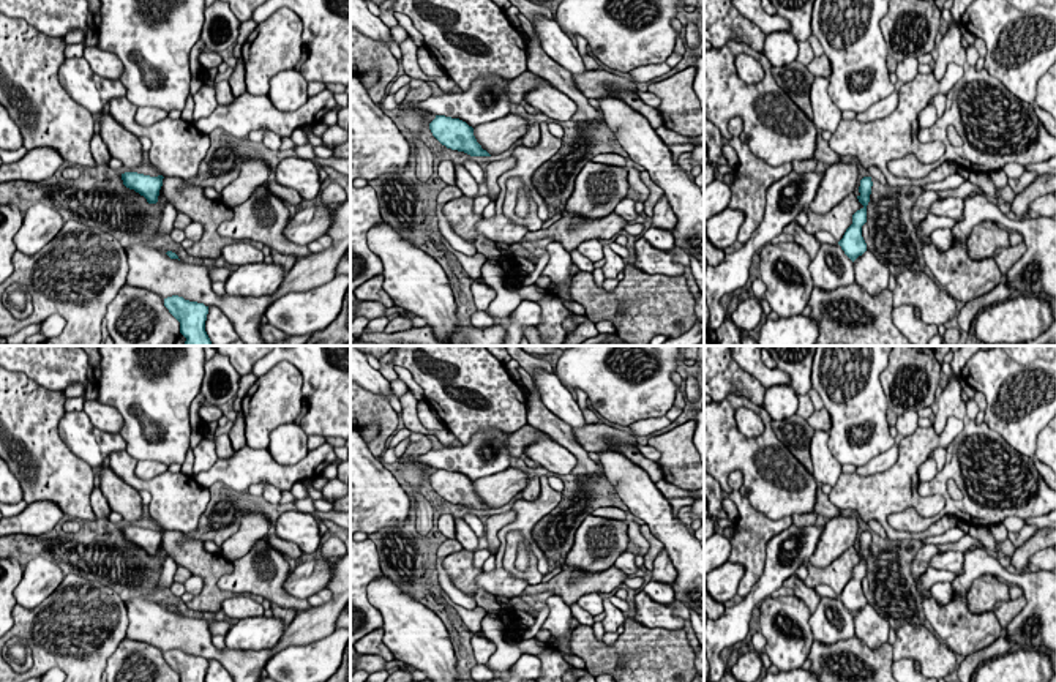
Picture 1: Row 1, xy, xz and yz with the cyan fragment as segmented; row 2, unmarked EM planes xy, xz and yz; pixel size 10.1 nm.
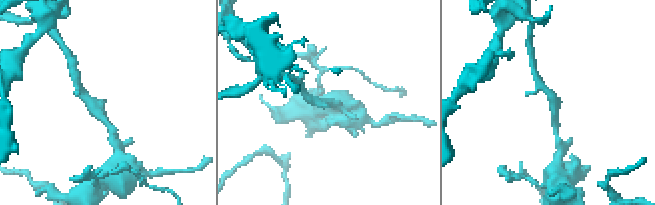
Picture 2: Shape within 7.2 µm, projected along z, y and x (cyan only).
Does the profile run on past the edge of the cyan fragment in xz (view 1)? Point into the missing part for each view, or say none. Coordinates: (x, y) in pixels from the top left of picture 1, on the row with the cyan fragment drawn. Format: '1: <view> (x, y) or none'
1: none

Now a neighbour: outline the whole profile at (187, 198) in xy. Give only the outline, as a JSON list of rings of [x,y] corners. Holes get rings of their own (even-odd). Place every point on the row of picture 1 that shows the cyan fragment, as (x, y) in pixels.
[[[178,177],[163,178],[161,189],[178,213],[188,215],[204,227],[200,240],[186,249],[189,256],[218,259],[223,248],[235,242],[218,234],[218,226],[234,216],[234,210],[224,205],[221,199],[208,199],[200,186]]]

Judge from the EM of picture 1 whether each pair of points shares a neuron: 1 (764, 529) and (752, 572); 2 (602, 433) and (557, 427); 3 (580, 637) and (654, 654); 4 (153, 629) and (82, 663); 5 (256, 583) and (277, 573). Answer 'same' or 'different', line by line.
1: same
2: different
3: same
4: different
5: same

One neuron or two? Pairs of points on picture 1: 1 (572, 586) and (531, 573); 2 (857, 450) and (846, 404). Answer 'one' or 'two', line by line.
1: two
2: one

